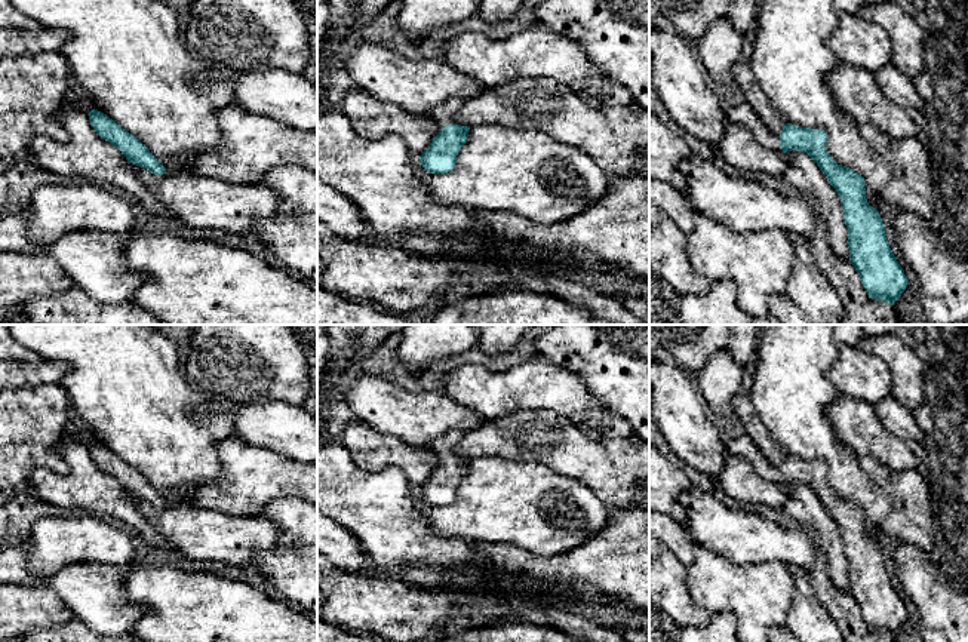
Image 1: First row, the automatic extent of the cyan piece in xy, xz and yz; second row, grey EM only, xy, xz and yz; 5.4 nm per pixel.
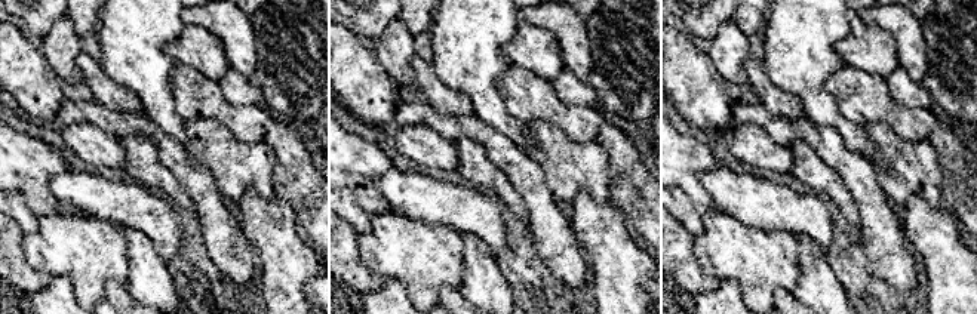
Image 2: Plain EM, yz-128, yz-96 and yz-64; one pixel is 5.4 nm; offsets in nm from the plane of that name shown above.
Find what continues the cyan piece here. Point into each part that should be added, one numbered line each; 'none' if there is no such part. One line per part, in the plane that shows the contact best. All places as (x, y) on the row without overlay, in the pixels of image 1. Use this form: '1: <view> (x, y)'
1: yz (741, 445)

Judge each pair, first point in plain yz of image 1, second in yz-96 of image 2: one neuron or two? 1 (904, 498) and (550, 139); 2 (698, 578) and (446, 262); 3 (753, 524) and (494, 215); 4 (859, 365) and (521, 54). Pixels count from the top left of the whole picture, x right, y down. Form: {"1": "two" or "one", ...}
{"1": "one", "2": "one", "3": "one", "4": "one"}

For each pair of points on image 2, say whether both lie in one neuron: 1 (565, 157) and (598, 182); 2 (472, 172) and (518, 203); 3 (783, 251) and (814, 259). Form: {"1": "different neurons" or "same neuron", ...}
{"1": "same neuron", "2": "same neuron", "3": "different neurons"}

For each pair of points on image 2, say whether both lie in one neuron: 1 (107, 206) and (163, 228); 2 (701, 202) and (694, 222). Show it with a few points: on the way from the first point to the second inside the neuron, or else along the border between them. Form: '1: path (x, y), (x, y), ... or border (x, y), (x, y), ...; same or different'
1: path (120, 206), (140, 208), (150, 216); same
2: border (676, 185), (687, 194), (701, 216); different

